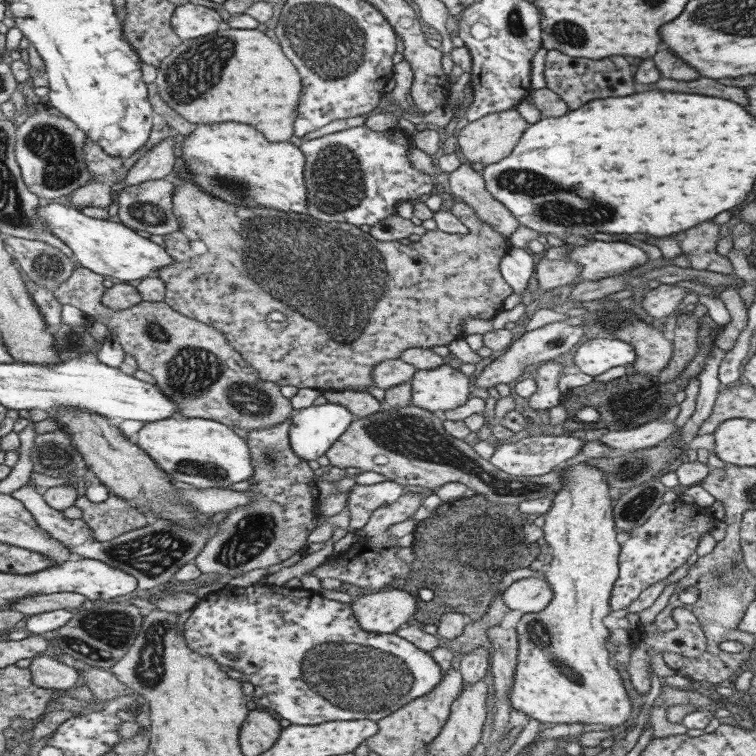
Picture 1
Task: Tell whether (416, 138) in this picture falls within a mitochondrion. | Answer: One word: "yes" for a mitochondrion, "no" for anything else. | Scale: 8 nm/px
no

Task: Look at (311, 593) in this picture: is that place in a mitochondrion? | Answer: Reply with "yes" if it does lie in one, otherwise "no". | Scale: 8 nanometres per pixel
no

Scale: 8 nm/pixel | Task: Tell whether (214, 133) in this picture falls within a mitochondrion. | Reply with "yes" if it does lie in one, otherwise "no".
no

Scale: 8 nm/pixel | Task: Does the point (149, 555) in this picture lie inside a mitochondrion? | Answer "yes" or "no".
yes

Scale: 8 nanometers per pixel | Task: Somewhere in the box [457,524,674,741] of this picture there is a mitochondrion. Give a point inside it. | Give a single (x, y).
(540, 635)

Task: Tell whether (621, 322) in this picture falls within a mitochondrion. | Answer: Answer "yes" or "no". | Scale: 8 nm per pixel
yes

